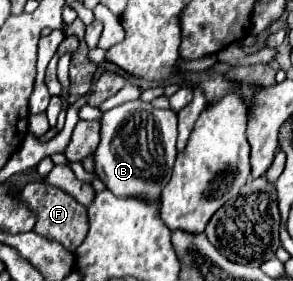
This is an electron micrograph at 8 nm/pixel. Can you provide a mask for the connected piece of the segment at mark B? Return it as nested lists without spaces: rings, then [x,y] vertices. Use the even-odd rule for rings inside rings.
[[[134,100],[134,102],[126,102],[118,108],[104,112],[100,124],[102,124],[100,144],[98,144],[96,152],[92,154],[94,174],[116,196],[142,196],[148,200],[158,198],[170,180],[172,166],[176,160],[176,112],[158,110],[152,104],[146,104],[142,100]]]

